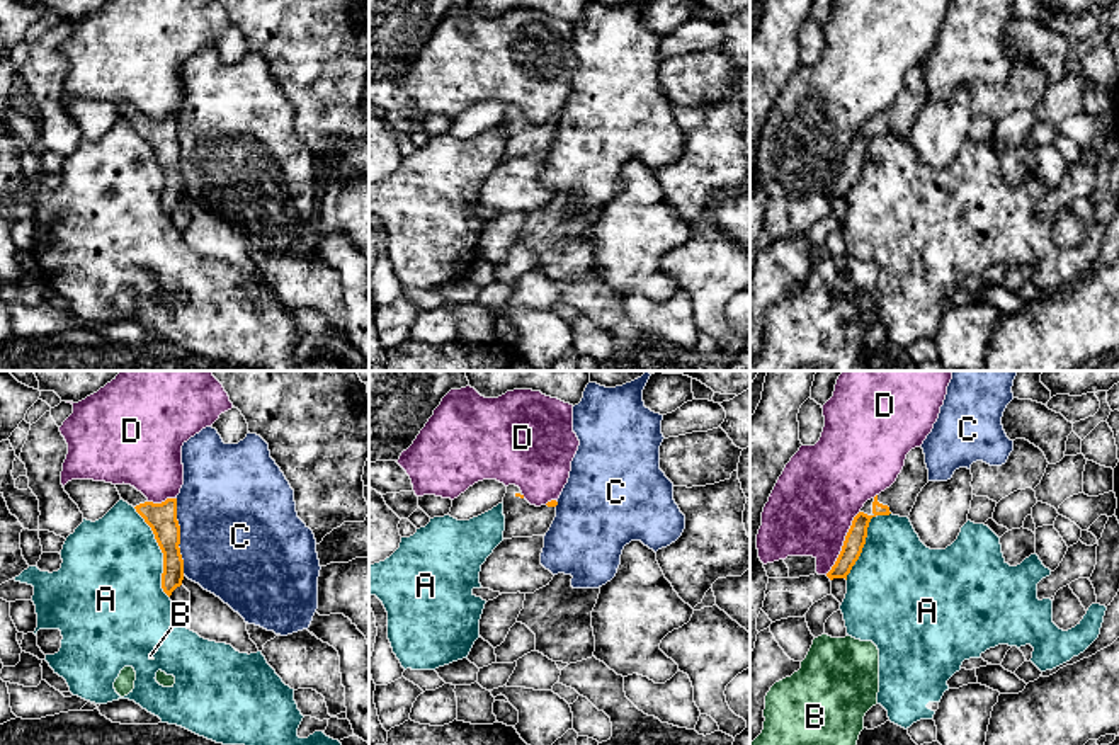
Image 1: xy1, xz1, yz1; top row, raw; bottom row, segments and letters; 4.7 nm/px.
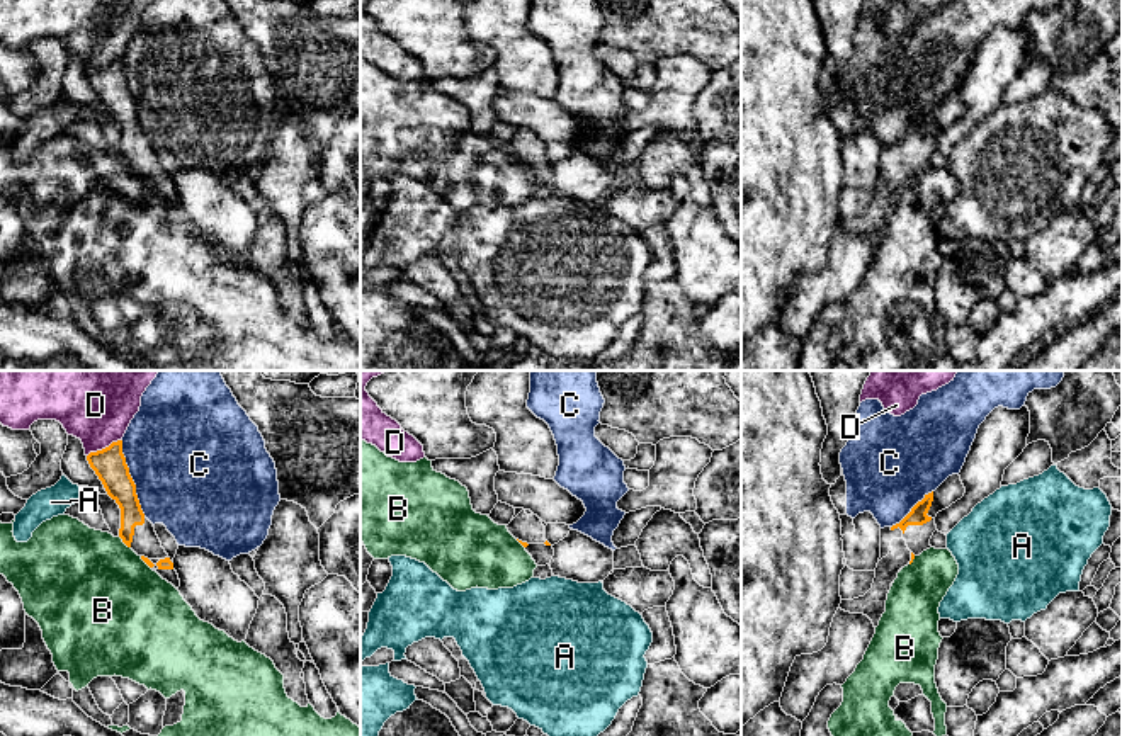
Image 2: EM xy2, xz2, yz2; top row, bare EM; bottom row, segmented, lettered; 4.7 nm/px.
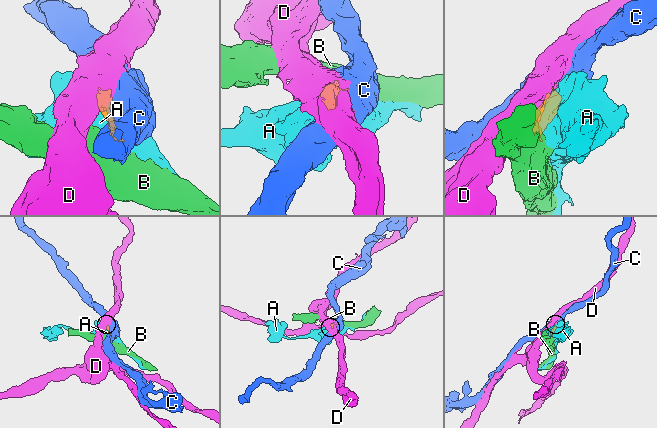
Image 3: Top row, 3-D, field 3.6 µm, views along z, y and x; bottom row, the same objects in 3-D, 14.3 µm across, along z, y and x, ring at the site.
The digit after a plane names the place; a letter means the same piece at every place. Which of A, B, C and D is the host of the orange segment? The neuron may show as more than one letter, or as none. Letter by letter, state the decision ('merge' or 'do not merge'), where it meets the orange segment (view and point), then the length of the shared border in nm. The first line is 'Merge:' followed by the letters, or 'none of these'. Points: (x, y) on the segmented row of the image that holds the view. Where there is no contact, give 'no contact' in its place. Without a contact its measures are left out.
Merge: none of these
A: do not merge | xy1 (162, 551) | 460 nm
B: do not merge | xy2 (124, 543) | 80 nm
C: do not merge | xy1 (179, 536) | 360 nm
D: do not merge | yz1 (844, 543) | 340 nm

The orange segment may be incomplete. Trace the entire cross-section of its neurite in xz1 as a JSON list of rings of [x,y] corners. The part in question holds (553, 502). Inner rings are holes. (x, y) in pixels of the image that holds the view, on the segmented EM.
[[[508,485],[503,497],[503,539],[546,536],[556,517],[556,505],[556,500],[541,507],[531,505],[519,486]]]

